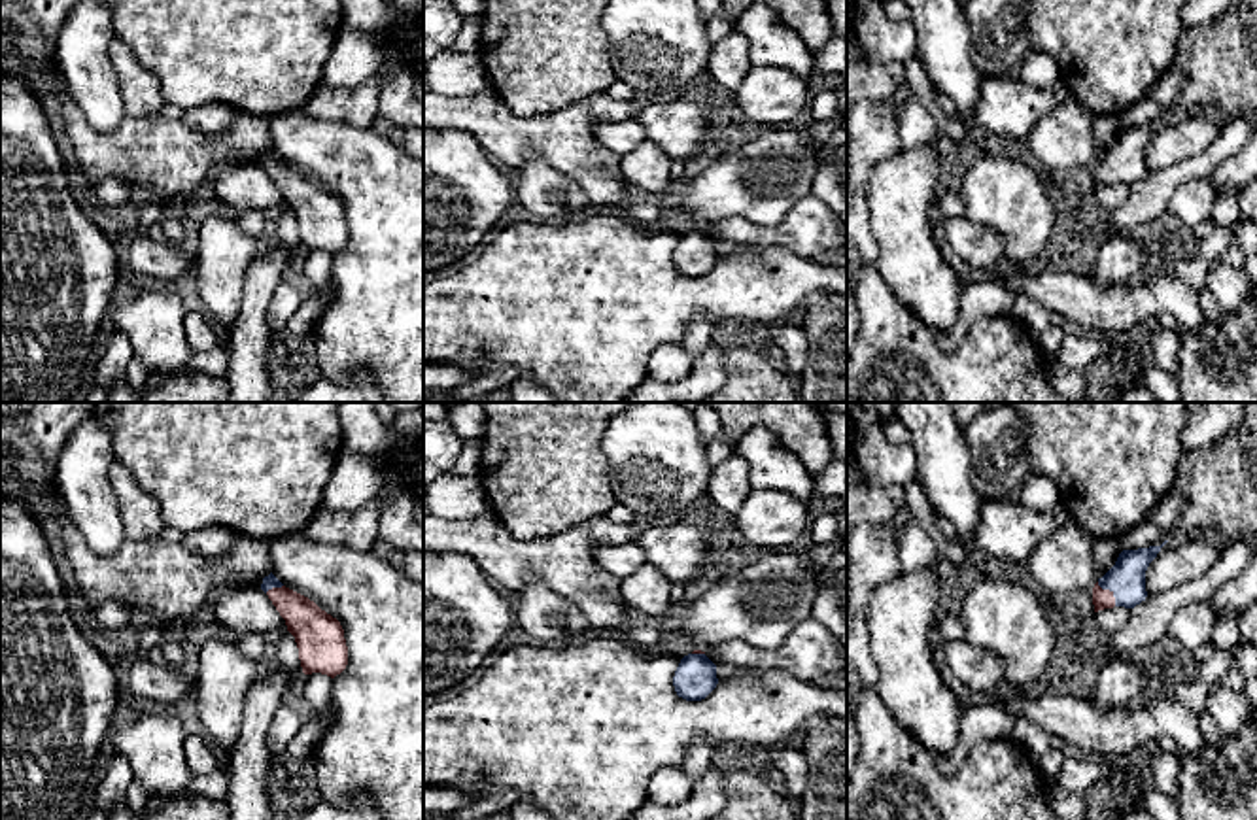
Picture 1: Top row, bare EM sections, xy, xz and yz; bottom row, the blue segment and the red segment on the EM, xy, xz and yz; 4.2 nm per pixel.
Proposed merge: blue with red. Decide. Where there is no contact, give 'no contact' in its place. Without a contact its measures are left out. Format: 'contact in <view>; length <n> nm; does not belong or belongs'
contact in yz; length 130 nm; belongs

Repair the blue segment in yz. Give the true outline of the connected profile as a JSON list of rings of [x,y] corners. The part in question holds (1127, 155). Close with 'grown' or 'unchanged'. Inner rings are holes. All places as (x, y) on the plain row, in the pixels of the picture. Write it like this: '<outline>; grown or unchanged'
[[[1164,117],[1161,123],[1123,127],[1115,142],[1102,155],[1098,155],[1098,159],[1093,164],[1094,189],[1104,187],[1104,185],[1113,185],[1113,183],[1134,185],[1136,181],[1145,178],[1147,174],[1145,147],[1166,119],[1168,117]]]; grown

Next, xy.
[[[272,149],[263,155],[261,166],[295,214],[302,249],[321,249],[331,255],[340,251],[348,242],[348,223],[340,198],[308,174],[285,164]]]; grown

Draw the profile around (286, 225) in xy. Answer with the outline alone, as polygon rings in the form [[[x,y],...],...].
[[[289,208],[276,212],[274,223],[276,223],[280,244],[302,249],[301,236],[299,236],[299,225],[295,219],[295,214]]]

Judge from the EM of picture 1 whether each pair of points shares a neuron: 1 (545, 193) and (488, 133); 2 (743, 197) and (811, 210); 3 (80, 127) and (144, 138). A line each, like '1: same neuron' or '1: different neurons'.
1: different neurons
2: different neurons
3: same neuron

